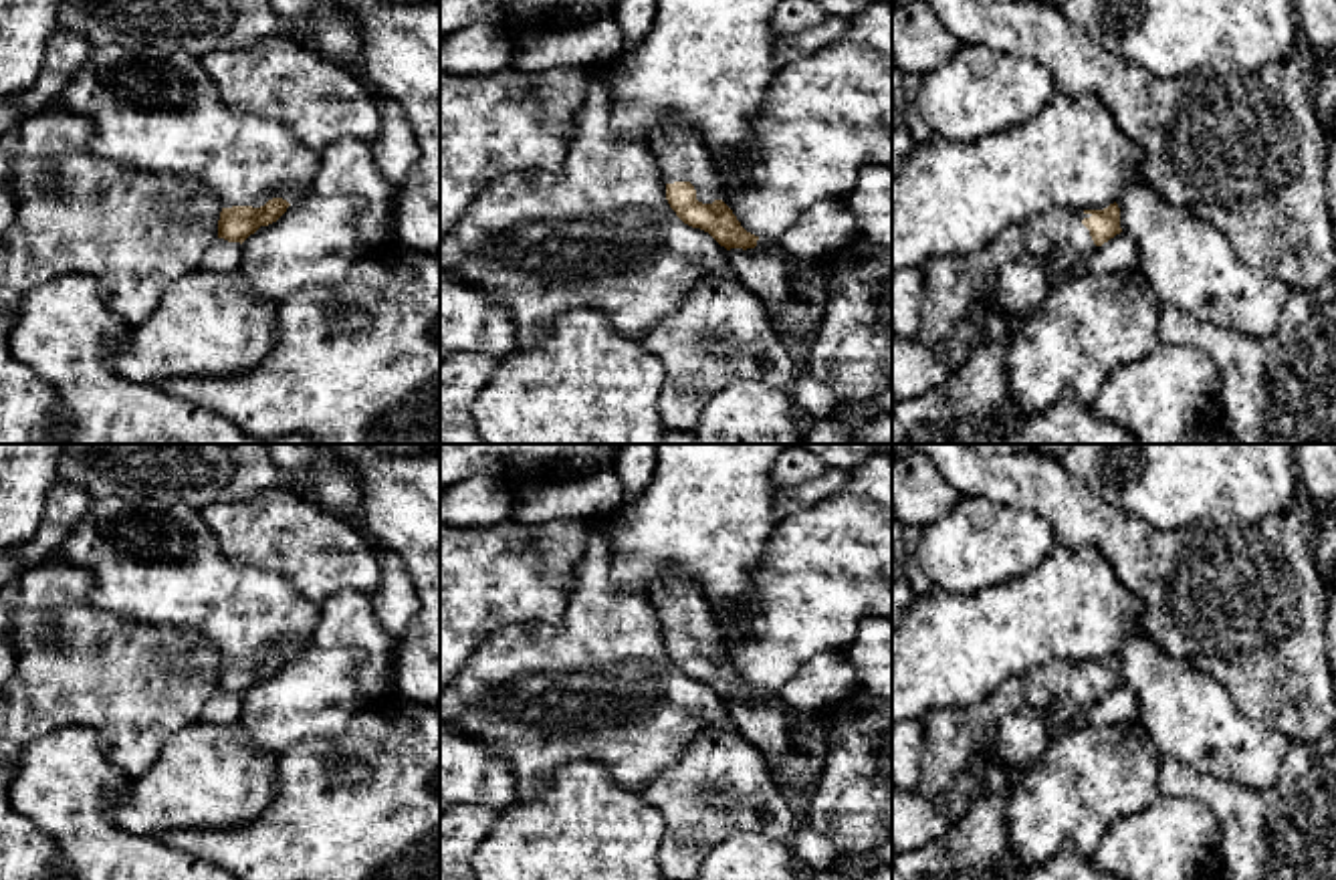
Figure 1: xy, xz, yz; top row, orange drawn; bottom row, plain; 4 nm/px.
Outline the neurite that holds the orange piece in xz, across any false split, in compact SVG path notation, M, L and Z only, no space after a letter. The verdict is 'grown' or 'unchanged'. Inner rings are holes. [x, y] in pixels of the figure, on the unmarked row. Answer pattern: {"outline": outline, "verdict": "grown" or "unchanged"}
{"outline": "M668 575L652 589L650 599L666 634L666 652L684 676L708 684L727 702L757 698L759 688L747 684L733 662L716 650L718 628L698 585Z", "verdict": "grown"}

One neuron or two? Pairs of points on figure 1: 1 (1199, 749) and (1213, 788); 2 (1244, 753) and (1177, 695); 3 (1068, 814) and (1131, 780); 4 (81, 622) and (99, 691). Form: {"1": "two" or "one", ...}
{"1": "two", "2": "one", "3": "one", "4": "one"}

